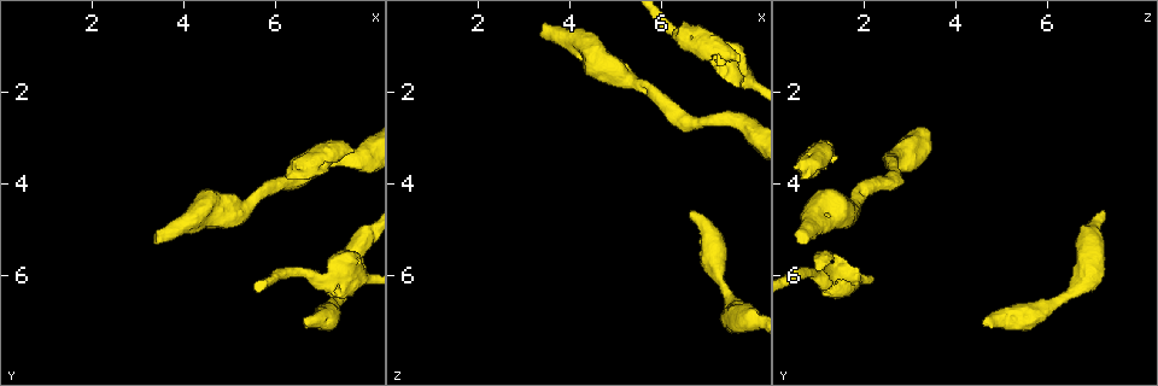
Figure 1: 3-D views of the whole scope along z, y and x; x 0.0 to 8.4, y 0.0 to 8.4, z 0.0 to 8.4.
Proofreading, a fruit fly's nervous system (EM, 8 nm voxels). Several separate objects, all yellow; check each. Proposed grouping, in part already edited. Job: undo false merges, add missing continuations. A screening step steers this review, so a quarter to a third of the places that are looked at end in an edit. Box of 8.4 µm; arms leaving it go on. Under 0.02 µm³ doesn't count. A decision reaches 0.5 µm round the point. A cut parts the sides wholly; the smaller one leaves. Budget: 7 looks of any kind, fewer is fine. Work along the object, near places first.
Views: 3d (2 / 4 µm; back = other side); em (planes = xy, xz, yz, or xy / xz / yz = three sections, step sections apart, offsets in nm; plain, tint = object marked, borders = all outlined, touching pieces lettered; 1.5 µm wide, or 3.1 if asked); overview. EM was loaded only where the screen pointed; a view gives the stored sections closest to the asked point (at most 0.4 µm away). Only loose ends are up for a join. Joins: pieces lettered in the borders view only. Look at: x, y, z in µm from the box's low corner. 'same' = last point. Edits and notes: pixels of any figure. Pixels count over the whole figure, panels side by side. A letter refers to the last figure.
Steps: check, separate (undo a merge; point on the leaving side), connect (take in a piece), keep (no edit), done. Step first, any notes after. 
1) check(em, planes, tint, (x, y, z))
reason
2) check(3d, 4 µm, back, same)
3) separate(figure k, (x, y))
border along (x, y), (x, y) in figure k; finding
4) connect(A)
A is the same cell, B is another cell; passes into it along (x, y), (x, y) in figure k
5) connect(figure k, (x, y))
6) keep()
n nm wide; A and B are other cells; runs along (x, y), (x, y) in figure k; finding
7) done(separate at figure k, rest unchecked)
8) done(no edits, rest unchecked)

check(em, xz, step 8, tint, (7.70, 3.45, 2.60))
thick turns thin

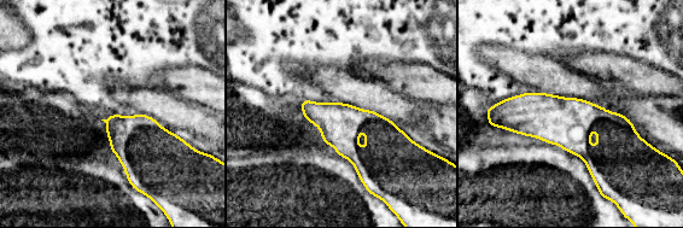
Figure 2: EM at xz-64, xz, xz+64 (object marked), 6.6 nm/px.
check(em, xz, step 8, borders, same)

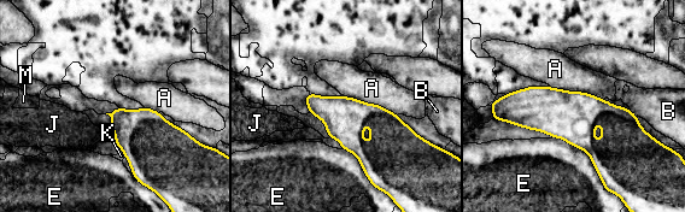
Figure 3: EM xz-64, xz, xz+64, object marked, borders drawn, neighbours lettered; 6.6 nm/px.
keep()
E touches over 480 nm; A, B, E, J, K and M are other cells; runs along (505, 107), (602, 111), (645, 135) in figure 3; continuous, no second cell

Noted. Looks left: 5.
check(em, planes, plain, (7.75, 5.70, 1.60))
thin end

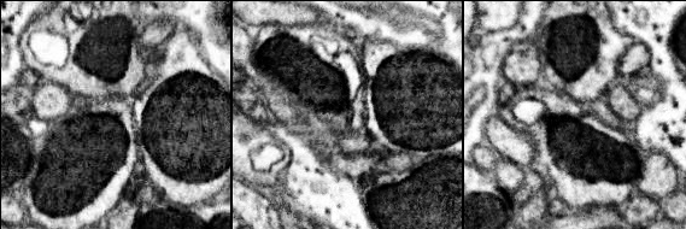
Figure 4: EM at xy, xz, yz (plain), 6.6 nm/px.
check(em, planes, borders, same)
what lies round it

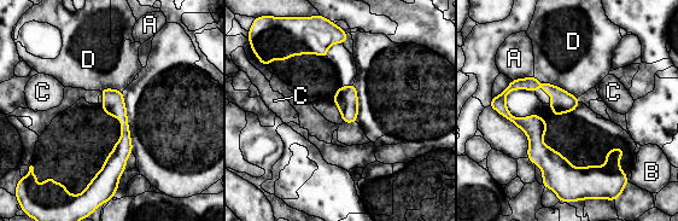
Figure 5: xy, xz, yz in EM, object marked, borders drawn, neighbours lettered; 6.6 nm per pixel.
keep()
A, B, C and D are other cells; runs along (110, 91), (124, 146), (105, 178) in figure 5; none of them fits

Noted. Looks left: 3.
check(3d, 2 µm, (7.65, 6.00, 6.85))
sudden change in width

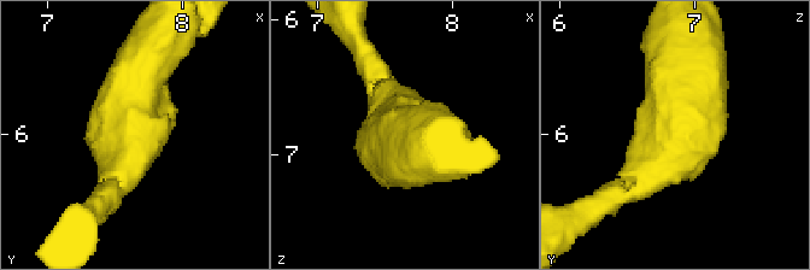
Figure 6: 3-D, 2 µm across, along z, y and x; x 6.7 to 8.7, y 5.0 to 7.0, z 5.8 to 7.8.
check(em, xy, step 8, tint, (7.60, 5.96, 6.84))
arms of 200, 400 nm; now the EM

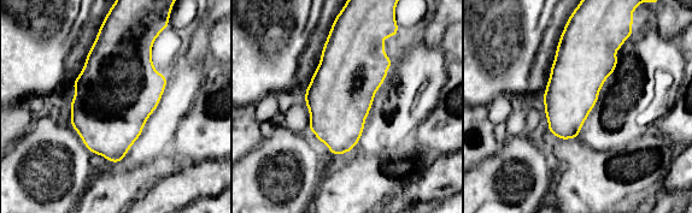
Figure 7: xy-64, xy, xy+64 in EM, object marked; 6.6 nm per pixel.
check(em, planes, borders, same)
another direction

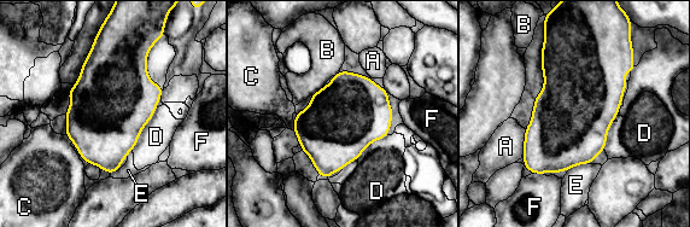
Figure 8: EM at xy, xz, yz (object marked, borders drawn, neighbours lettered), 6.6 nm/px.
keep()
D touches over 340 nm; A, B, C, D, E and F are other cells; border along (323, 87), (311, 95) in figure 8; continuous, no second cell

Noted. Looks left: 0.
done(no edits, rest unchecked)

